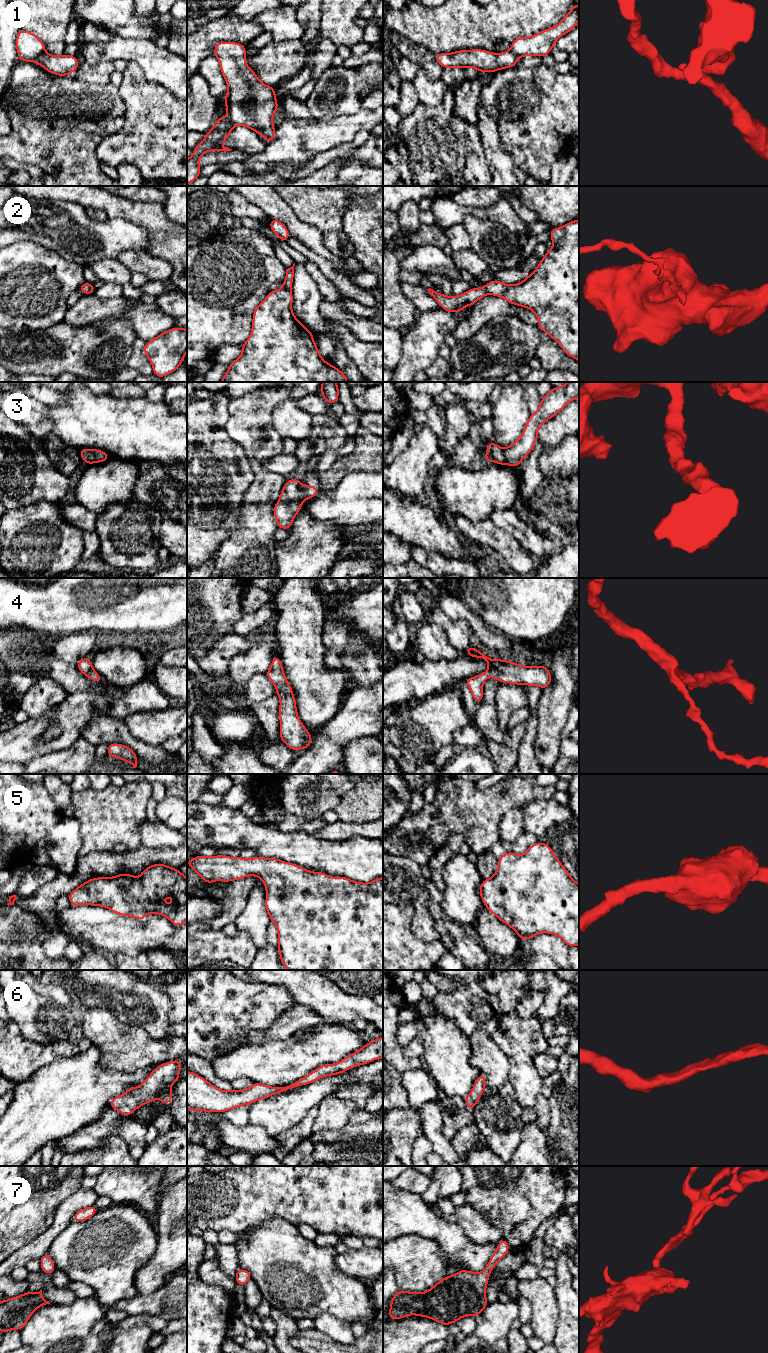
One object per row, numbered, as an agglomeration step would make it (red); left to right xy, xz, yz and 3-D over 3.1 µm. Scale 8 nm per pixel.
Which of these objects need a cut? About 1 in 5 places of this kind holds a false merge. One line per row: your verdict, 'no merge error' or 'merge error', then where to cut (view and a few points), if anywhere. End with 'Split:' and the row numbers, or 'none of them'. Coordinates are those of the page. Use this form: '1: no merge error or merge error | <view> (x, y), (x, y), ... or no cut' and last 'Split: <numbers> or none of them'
1: merge error | xy (44, 51), (35, 61)
2: merge error | xz (283, 286), (290, 289)
3: no merge error | no cut
4: no merge error | no cut
5: no merge error | no cut
6: no merge error | no cut
7: no merge error | no cut
Split: 1, 2

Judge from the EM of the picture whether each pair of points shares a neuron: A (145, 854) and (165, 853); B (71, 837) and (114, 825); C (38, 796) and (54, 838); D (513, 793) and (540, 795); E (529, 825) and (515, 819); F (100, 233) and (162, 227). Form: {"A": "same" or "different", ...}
{"A": "same", "B": "different", "C": "different", "D": "same", "E": "different", "F": "different"}

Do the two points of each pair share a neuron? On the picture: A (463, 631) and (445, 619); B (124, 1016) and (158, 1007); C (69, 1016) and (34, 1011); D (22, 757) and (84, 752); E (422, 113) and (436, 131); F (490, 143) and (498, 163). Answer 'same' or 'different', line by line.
A: same
B: same
C: same
D: different
E: same
F: same

